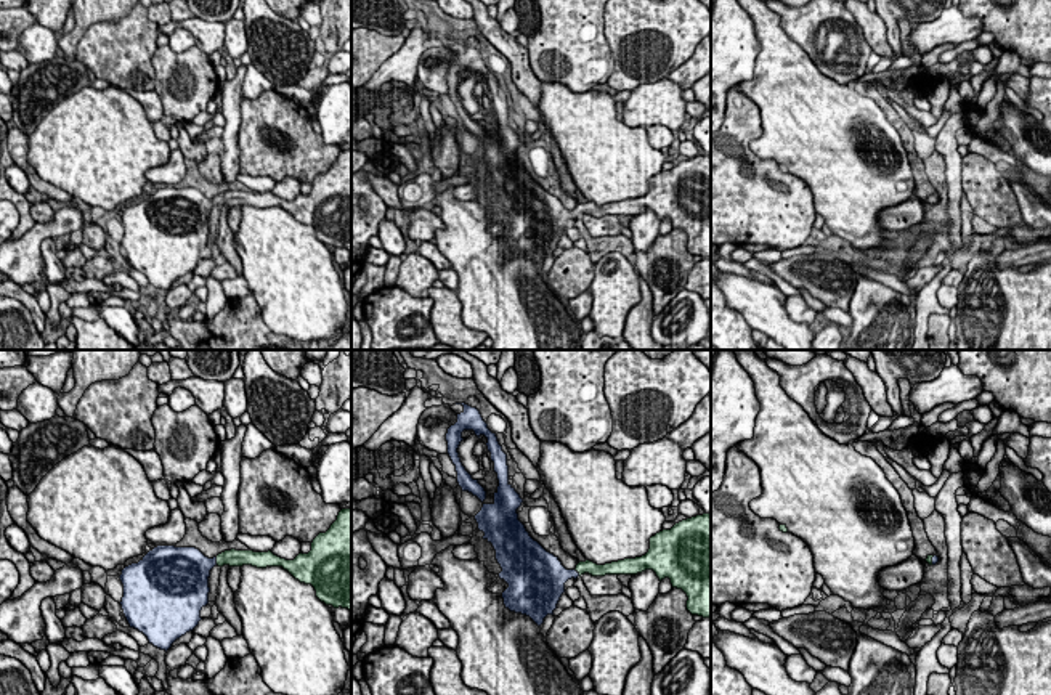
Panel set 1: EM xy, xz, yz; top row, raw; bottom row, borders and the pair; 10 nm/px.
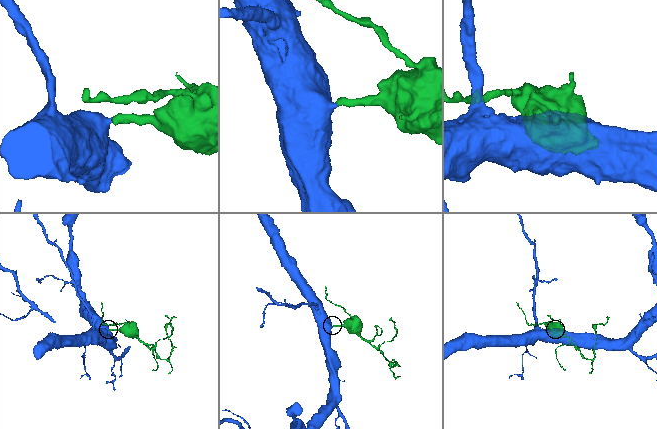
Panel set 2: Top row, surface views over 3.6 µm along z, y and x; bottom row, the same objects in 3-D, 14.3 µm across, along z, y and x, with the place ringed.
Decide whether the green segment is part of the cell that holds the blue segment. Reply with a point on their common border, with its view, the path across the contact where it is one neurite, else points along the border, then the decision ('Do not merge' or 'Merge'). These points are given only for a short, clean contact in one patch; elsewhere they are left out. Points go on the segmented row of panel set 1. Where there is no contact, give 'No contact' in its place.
Touches blue at xy (215, 560). Path across: xy (191, 567), (215, 560), (233, 557). Merge

